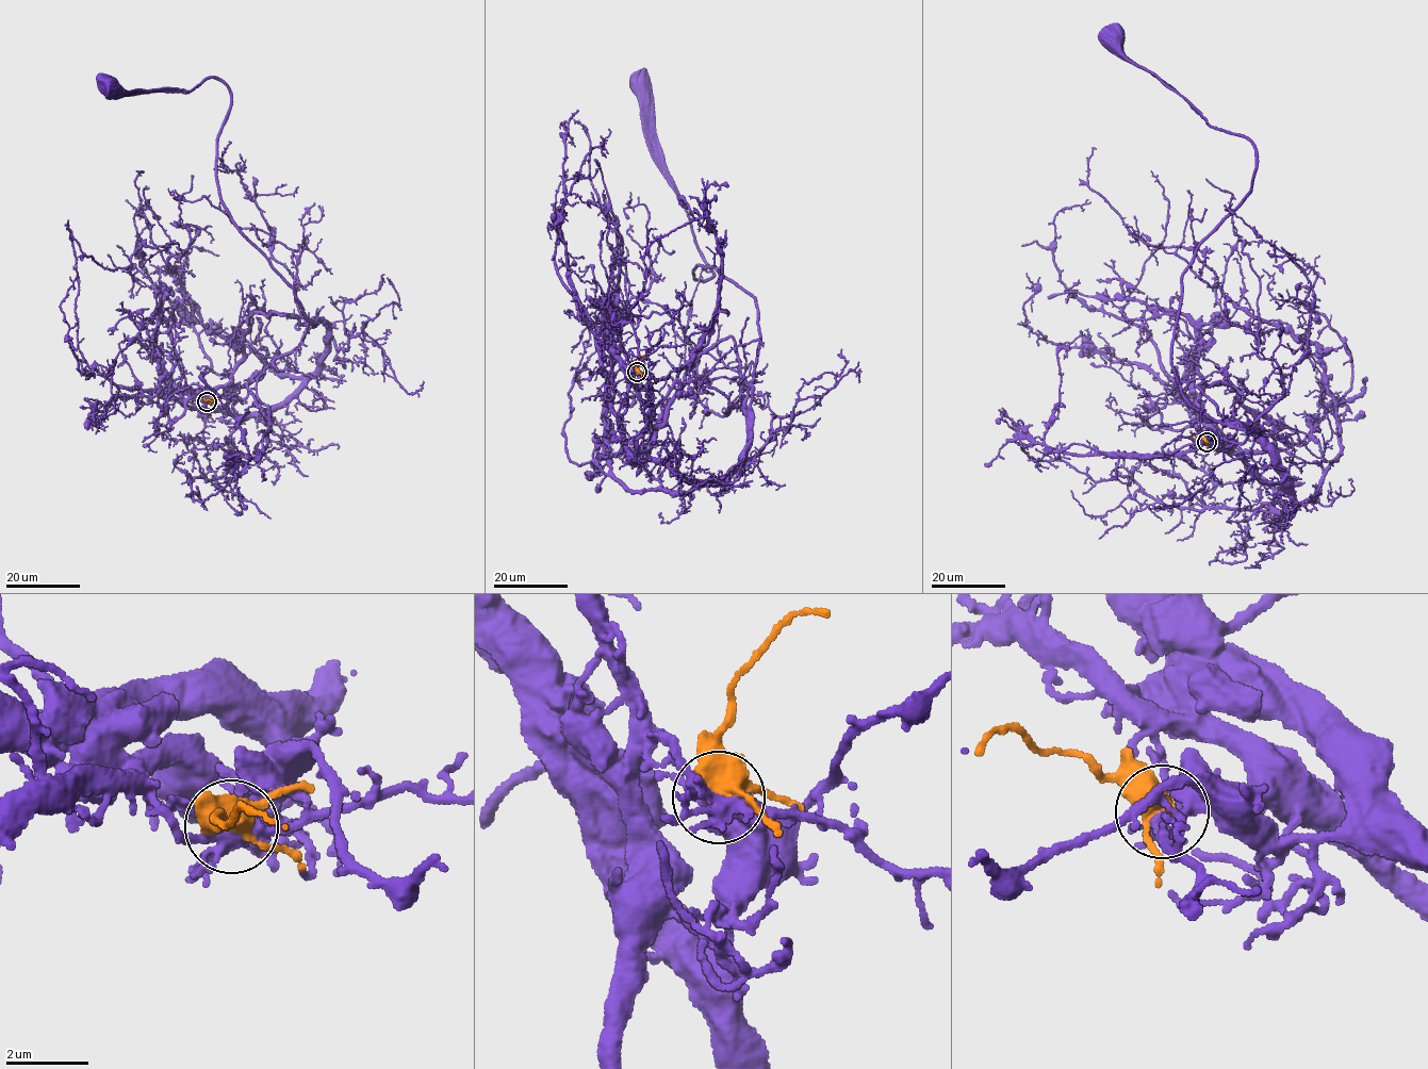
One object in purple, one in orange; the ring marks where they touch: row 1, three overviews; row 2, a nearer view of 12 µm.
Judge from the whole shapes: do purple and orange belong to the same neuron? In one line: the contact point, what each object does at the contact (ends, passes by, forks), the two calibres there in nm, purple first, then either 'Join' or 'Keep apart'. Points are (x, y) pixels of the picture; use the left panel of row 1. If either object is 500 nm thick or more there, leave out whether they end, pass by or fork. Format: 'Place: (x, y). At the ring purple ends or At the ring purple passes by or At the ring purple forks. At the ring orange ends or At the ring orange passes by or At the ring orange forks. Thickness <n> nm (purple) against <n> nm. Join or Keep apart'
Place: (207, 401). At the ring purple forks. At the ring orange forks. Thickness 300 nm (purple) against 420 nm. Keep apart

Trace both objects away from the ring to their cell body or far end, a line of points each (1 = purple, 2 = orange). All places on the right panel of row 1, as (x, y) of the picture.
1: (1208, 443), (1237, 453), (1213, 447), (1251, 431), (1178, 384), (1183, 272), (1250, 190), (1257, 152), (1113, 38)
2: (1208, 442), (1194, 434), (1190, 437)

